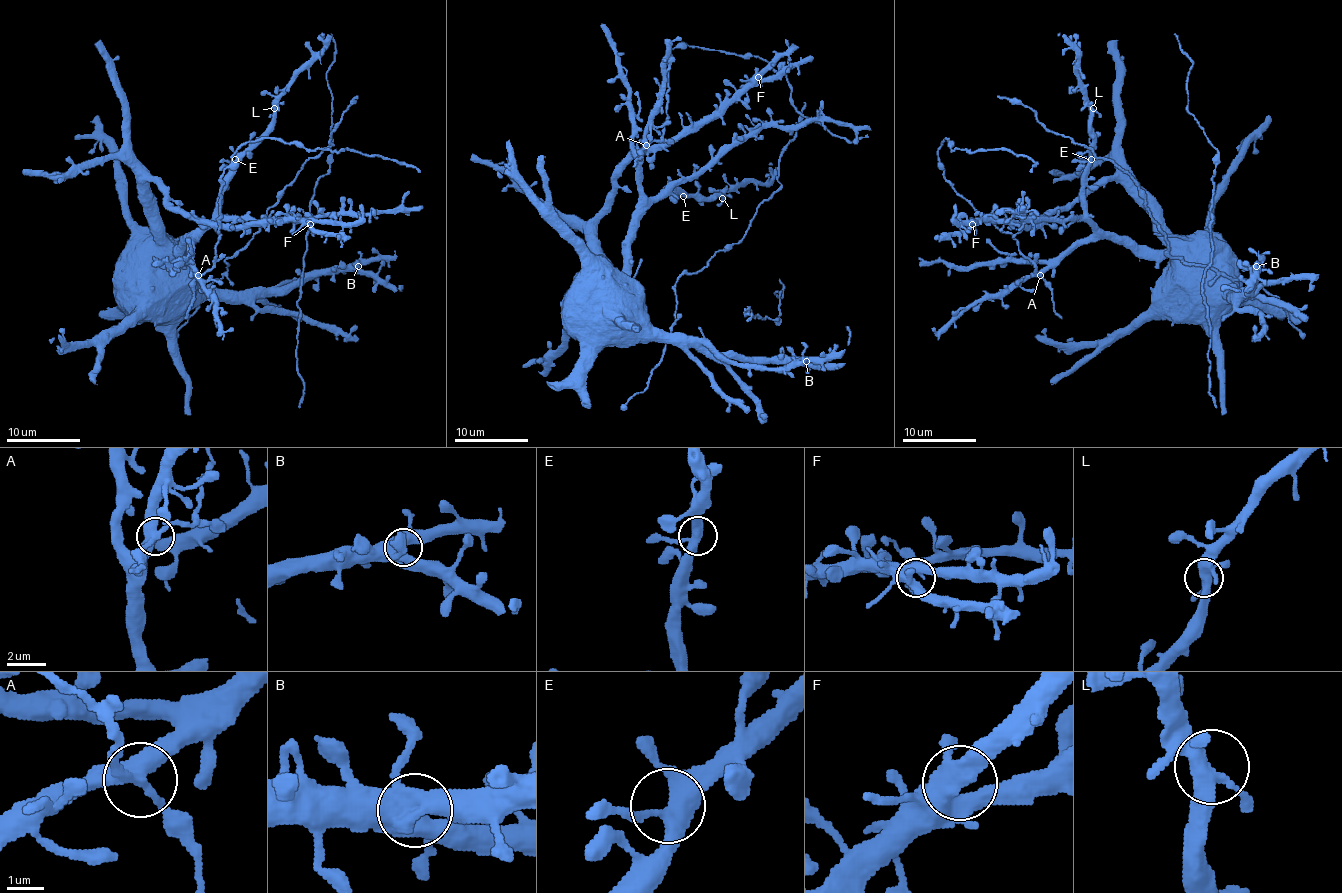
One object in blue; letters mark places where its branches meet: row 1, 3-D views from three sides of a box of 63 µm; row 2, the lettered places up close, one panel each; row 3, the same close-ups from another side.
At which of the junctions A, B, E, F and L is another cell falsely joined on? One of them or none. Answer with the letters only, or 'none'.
A

